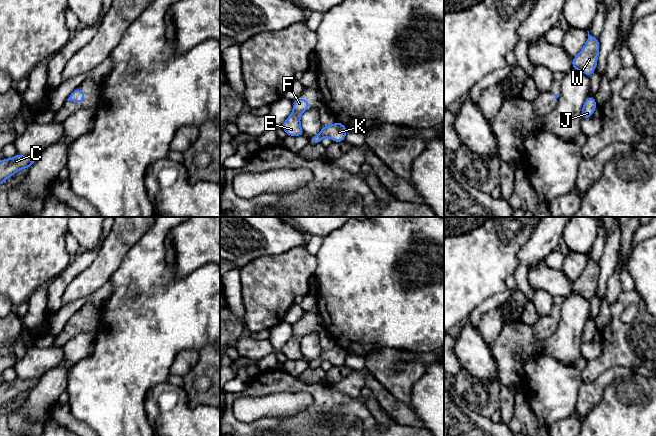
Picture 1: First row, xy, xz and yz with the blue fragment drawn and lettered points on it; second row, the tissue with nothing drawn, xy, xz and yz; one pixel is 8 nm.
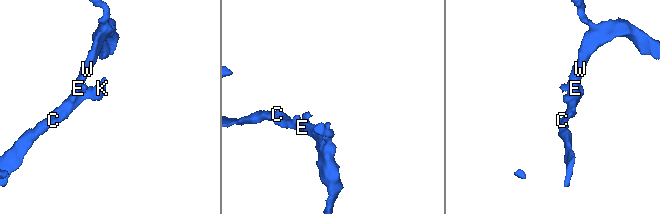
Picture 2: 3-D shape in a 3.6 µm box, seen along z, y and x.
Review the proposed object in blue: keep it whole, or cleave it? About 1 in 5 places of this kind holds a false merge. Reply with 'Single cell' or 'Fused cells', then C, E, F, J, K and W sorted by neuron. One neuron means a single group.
Single cell. Groups: C E F J K W

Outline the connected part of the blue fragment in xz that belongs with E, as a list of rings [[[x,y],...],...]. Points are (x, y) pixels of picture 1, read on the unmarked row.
[[[298,322],[294,324],[293,336],[288,340],[285,346],[282,348],[282,353],[288,360],[303,360],[304,355],[301,352],[300,340],[304,335],[310,332],[306,322]]]

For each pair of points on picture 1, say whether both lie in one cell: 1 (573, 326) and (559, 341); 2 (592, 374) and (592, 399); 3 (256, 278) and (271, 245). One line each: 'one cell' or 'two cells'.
1: one cell
2: two cells
3: two cells

